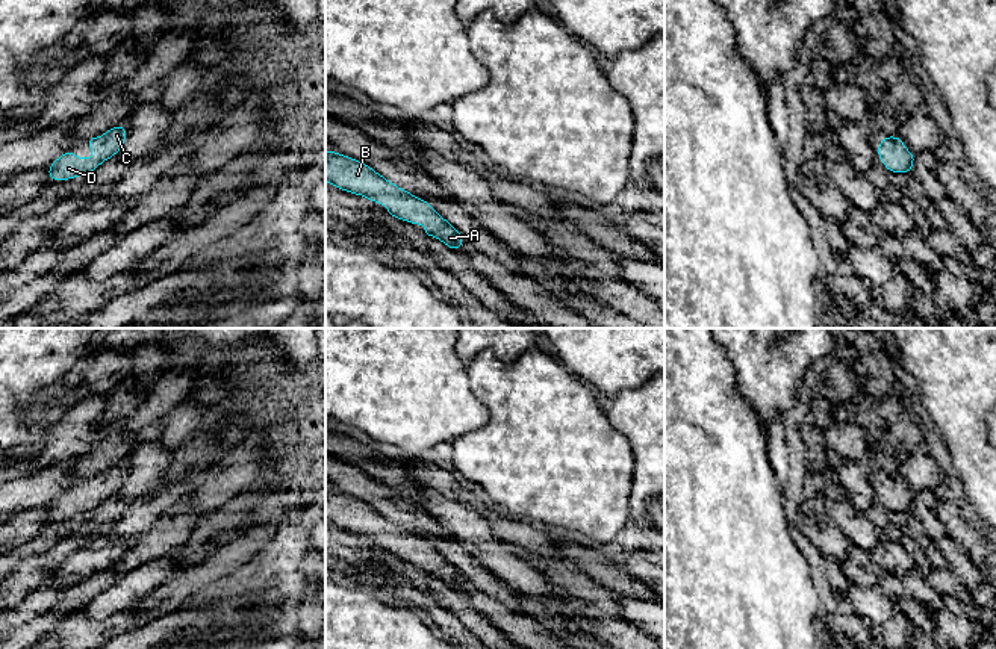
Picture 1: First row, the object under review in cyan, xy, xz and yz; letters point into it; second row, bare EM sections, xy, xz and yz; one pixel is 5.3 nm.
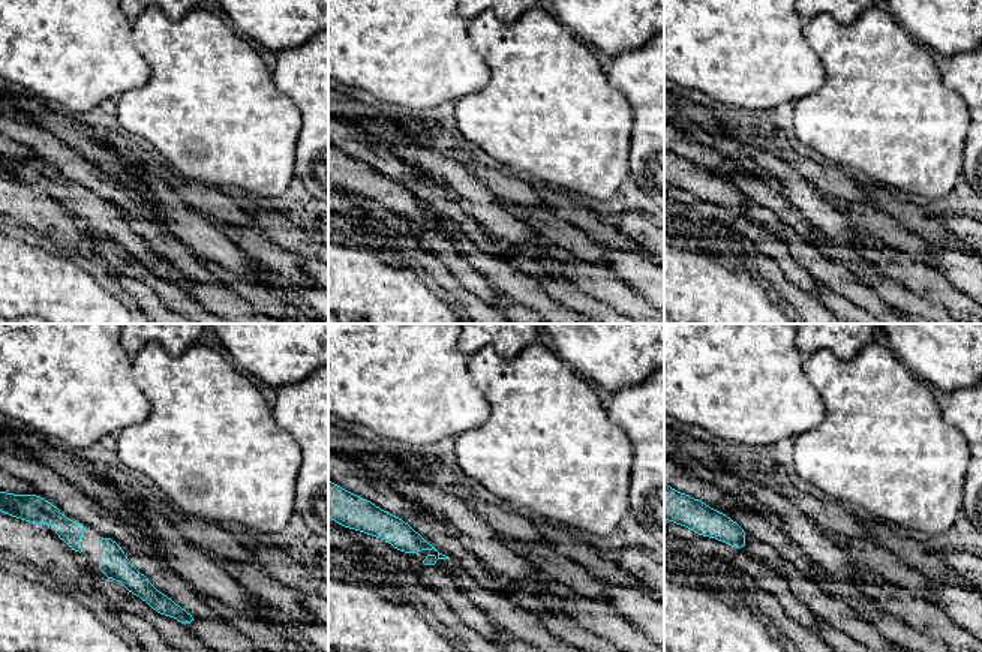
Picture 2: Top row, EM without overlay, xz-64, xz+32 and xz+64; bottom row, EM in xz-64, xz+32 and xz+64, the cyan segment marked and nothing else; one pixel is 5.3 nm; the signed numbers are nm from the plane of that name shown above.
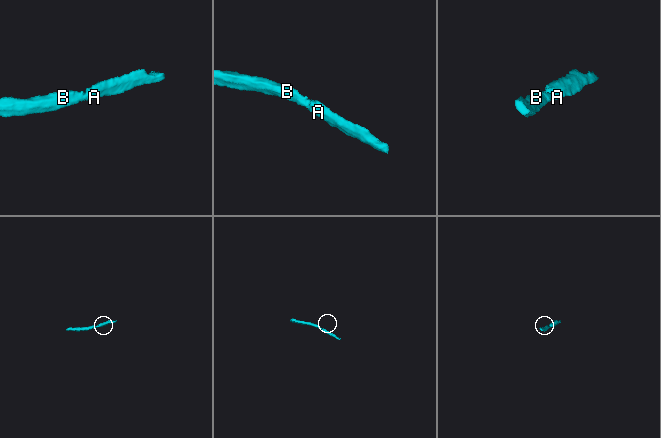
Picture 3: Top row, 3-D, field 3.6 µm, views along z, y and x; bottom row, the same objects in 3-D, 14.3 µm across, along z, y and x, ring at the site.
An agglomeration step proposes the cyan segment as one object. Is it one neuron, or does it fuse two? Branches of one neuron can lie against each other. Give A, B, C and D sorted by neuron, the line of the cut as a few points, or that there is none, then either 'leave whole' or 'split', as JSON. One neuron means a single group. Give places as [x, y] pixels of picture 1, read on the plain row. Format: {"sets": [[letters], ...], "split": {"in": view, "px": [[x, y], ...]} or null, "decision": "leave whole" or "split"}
{"sets": [["A", "B", "C", "D"]], "split": null, "decision": "leave whole"}

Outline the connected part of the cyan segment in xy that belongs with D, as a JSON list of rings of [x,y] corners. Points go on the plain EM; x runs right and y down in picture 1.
[[[126,464],[112,466],[101,477],[88,478],[88,487],[94,490],[94,496],[79,498],[71,489],[62,492],[51,504],[48,504],[50,519],[70,519],[77,514],[91,513],[104,499],[114,496],[124,484],[127,474]]]

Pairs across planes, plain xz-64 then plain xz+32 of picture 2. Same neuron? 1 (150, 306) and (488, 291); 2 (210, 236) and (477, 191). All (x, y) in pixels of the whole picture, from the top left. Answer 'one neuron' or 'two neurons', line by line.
1: two neurons
2: one neuron

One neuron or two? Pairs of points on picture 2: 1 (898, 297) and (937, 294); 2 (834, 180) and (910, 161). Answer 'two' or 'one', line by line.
1: two
2: two

